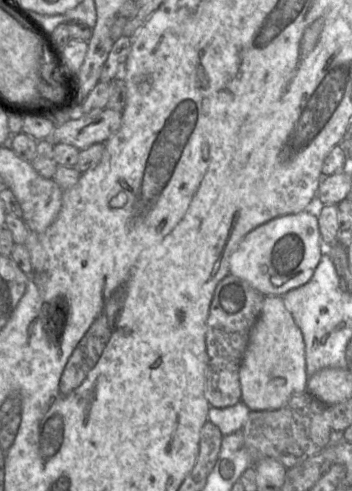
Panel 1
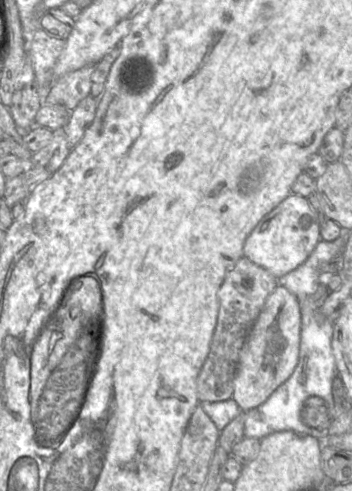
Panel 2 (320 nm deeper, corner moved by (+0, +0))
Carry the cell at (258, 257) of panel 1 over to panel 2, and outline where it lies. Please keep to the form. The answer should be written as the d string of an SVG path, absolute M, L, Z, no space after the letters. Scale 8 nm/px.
M291 193L265 215L248 235L243 256L280 278L303 264L319 240L319 223L307 198Z

